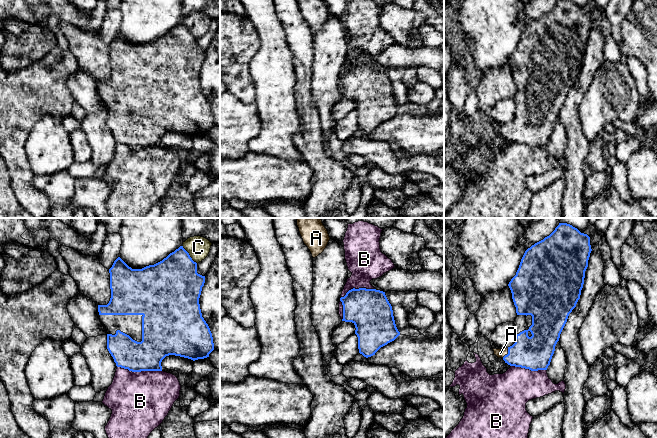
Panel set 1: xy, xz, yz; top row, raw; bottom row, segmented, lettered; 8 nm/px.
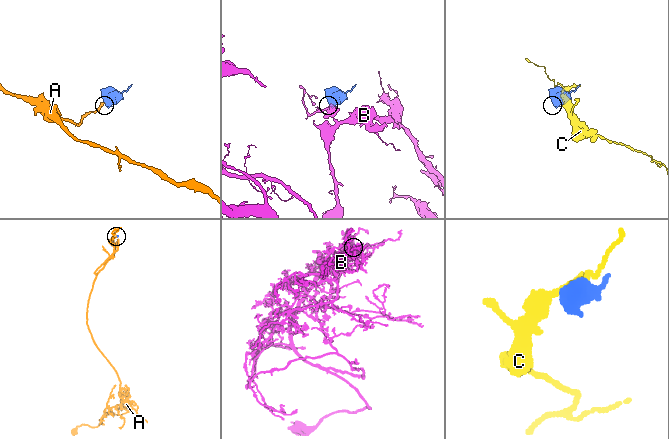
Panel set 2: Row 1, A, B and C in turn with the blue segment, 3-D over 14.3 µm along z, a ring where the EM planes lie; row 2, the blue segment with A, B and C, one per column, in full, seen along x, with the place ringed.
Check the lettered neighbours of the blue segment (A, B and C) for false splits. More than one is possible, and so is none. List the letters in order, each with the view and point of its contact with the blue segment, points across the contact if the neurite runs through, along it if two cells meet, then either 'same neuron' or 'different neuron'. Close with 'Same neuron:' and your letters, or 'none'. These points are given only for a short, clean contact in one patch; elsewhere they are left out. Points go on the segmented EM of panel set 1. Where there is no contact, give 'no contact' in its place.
A: meets blue in yz at (508, 353); runs through yz (534, 353), (508, 353), (500, 353); same neuron
B: meets blue in xy at (139, 371); border along xy (117, 366), (132, 371), (161, 371); different neuron
C: meets blue in xy at (189, 255); different neuron
Same neuron: A

